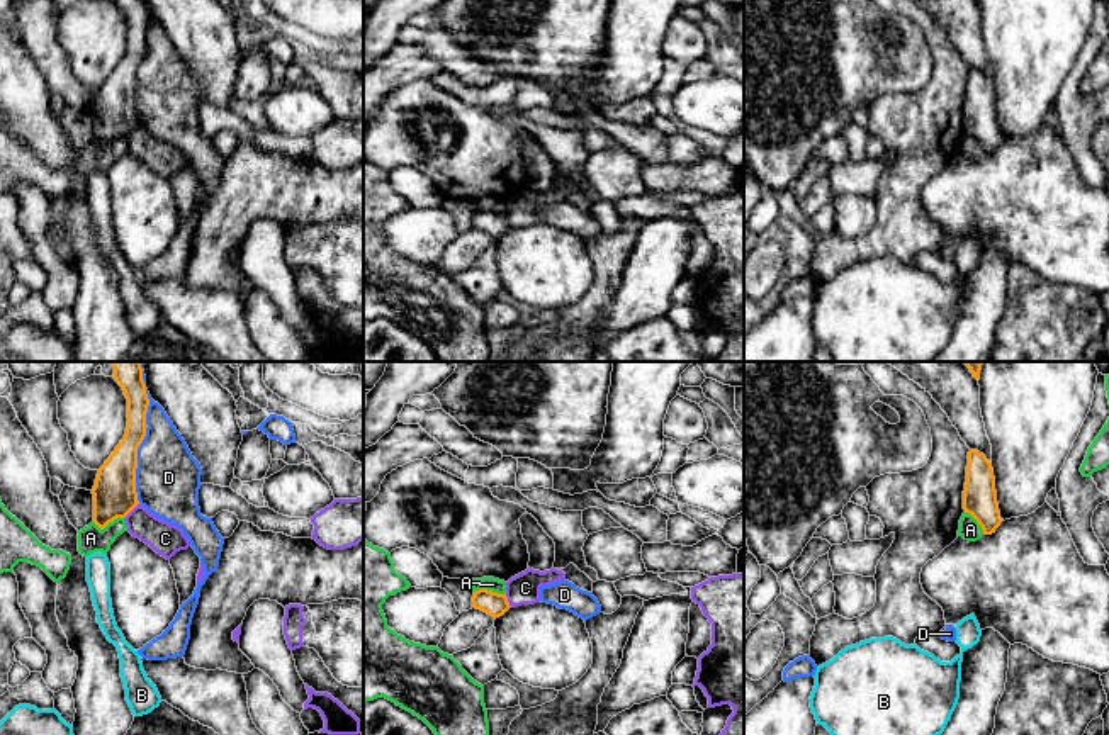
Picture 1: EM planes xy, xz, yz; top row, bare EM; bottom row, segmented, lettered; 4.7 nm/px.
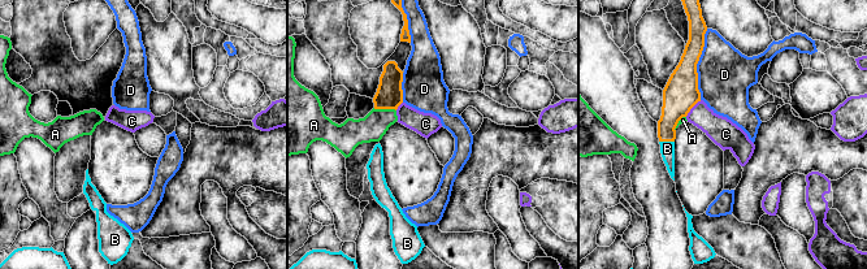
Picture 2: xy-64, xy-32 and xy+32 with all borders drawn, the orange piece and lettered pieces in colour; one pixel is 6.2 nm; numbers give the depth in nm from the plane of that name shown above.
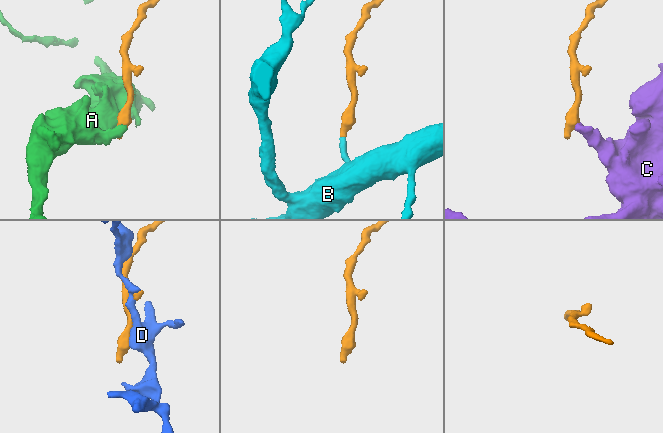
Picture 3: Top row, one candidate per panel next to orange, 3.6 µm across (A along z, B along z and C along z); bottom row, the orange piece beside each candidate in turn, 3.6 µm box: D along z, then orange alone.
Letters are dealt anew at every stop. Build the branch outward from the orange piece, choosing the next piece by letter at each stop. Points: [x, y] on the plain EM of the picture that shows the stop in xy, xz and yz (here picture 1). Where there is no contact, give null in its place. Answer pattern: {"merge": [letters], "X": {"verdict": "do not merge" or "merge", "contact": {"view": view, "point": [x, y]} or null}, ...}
{"merge": ["B"], "A": {"verdict": "do not merge", "contact": {"view": "xy", "point": [107, 143]}}, "B": {"verdict": "merge", "contact": null}, "C": {"verdict": "do not merge", "contact": {"view": "xy", "point": [131, 129]}}, "D": {"verdict": "do not merge", "contact": {"view": "xy", "point": [138, 67]}}}

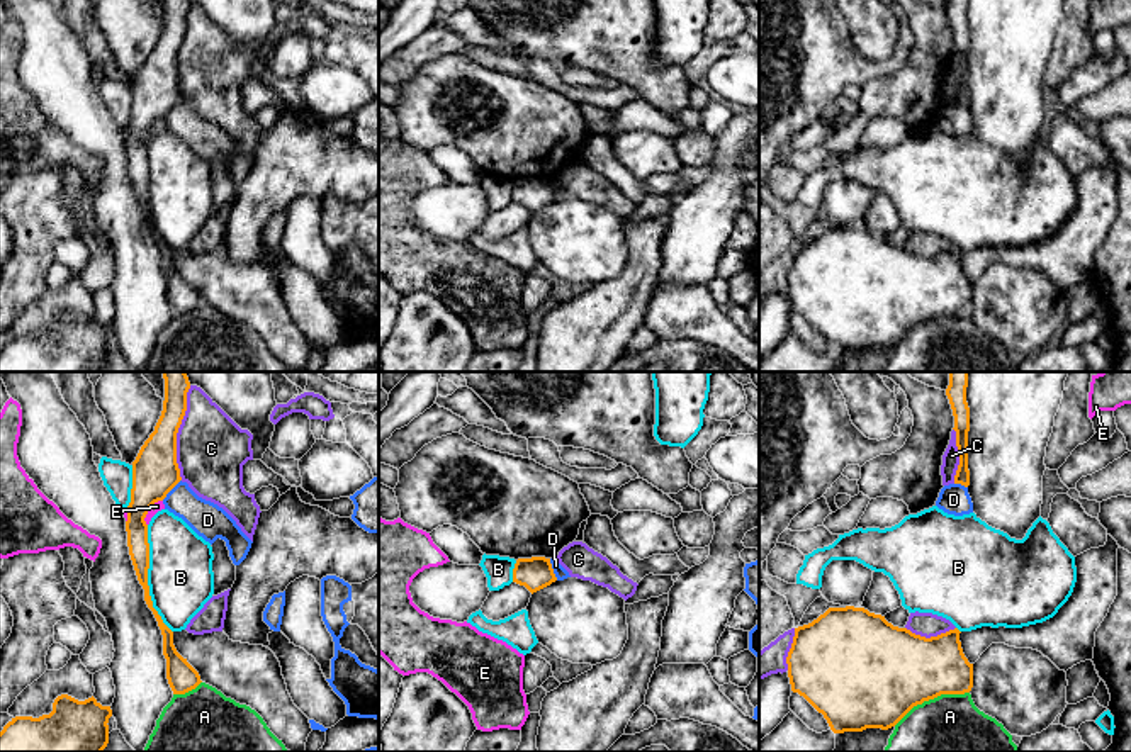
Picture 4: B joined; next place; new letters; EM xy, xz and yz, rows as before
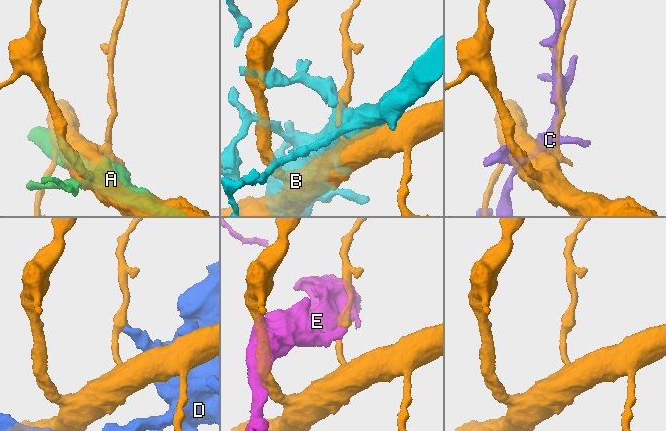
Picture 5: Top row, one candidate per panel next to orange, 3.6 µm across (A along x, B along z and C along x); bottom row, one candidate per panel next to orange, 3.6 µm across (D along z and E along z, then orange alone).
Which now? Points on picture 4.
{"merge": [], "A": {"verdict": "do not merge", "contact": {"view": "yz", "point": [931, 318]}}, "B": {"verdict": "do not merge", "contact": {"view": "xy", "point": [146, 199]}}, "C": {"verdict": "do not merge", "contact": {"view": "xy", "point": [177, 51]}}, "D": {"verdict": "do not merge", "contact": {"view": "xz", "point": [552, 189]}}, "E": {"verdict": "do not merge", "contact": {"view": "xy", "point": [148, 129]}}}

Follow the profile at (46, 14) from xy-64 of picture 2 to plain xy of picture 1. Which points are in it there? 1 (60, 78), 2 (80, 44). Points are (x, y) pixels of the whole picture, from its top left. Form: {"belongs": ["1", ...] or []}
{"belongs": ["1"]}

